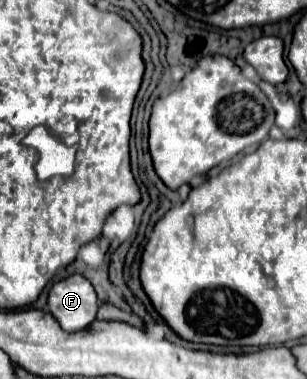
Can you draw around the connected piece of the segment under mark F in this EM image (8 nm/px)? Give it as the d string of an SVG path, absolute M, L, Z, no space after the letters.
M79 273L57 281L49 289L47 309L65 331L85 329L89 323L95 321L97 307L99 305L93 285Z

